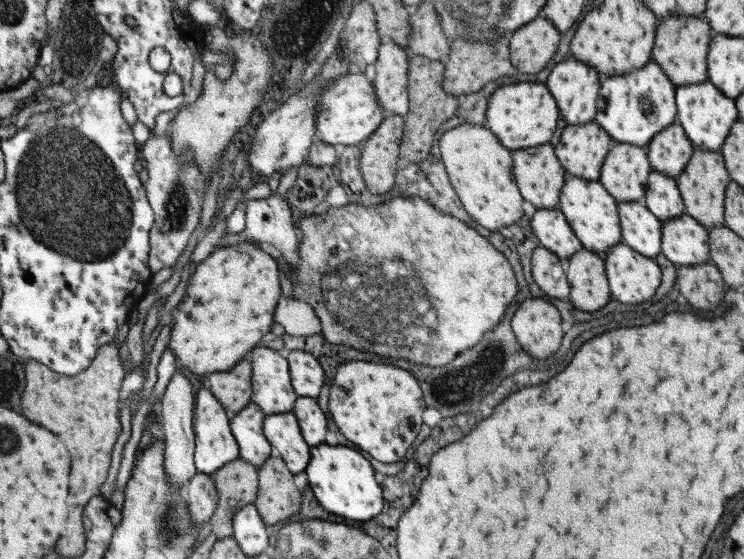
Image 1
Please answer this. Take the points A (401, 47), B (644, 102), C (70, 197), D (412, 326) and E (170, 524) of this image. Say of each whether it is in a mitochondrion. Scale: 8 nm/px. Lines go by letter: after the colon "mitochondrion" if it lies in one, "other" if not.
A: other
B: mitochondrion
C: mitochondrion
D: mitochondrion
E: mitochondrion

